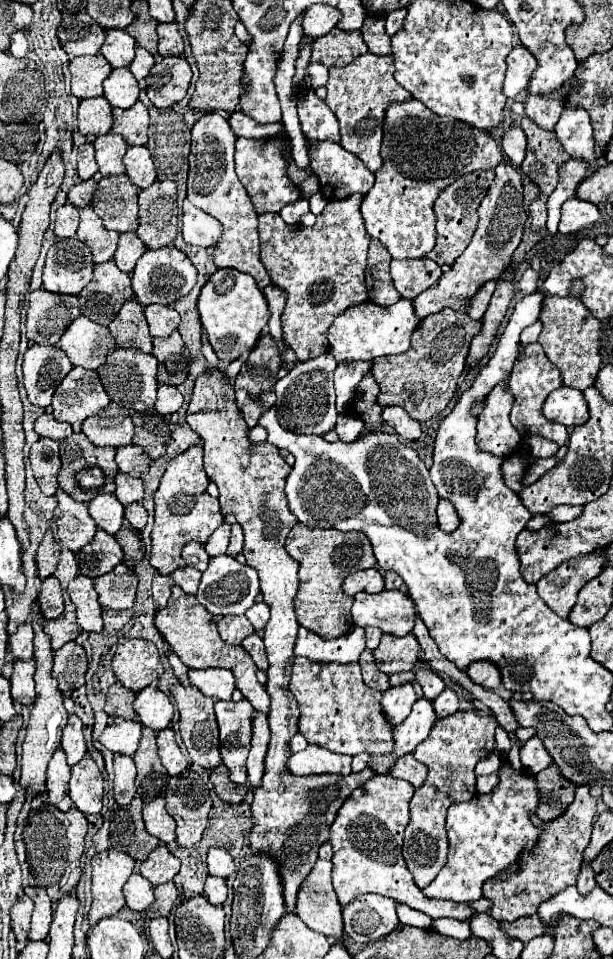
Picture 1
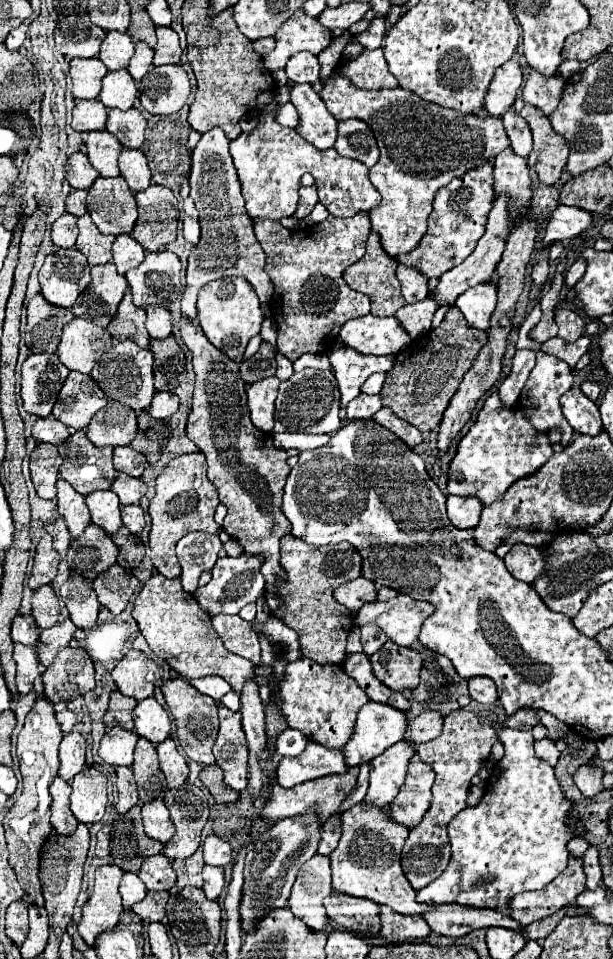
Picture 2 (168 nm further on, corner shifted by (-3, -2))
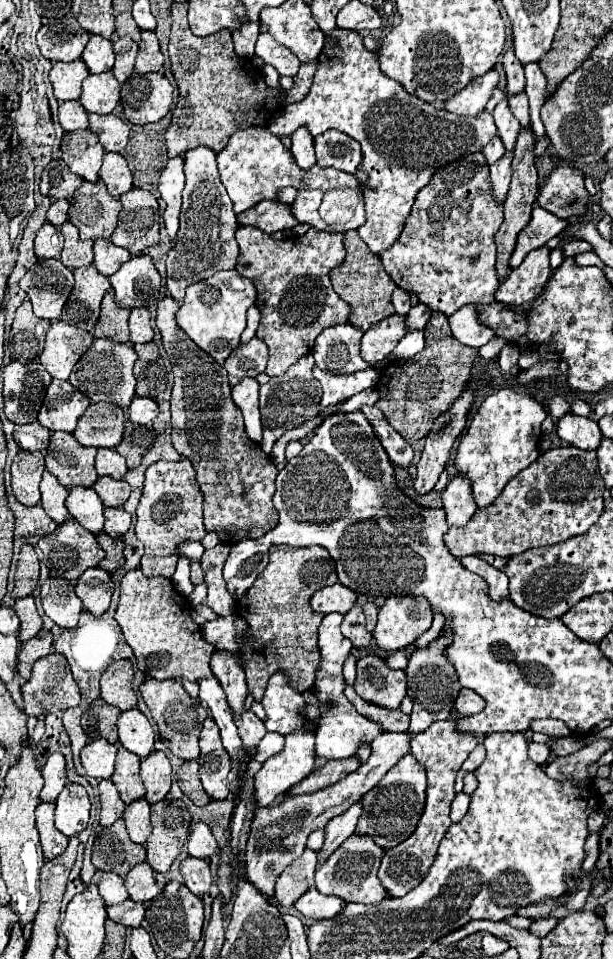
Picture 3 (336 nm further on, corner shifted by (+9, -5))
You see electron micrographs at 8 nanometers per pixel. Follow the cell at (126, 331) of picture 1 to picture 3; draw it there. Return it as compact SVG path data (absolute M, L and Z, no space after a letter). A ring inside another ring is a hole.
M109 289L101 303L101 315L95 325L93 335L99 339L111 339L117 343L129 343L129 327L127 327L129 311L117 307L113 289Z

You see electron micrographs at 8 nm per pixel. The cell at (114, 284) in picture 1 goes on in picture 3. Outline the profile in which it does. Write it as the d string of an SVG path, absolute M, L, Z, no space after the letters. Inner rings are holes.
M93 265L79 267L73 271L73 275L75 287L63 307L61 321L91 333L99 317L101 299L111 289L111 285L109 279L101 275Z

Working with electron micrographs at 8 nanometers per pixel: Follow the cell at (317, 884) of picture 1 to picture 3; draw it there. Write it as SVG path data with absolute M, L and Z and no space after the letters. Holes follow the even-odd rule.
M305 849L305 853L295 859L287 869L281 873L275 885L275 901L279 907L291 909L295 901L313 887L313 875L317 867L317 853L311 849Z

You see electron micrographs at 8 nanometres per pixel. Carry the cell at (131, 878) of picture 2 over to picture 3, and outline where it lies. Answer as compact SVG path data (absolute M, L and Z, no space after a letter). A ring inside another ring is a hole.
M103 873L101 881L97 885L99 885L99 895L105 899L107 905L117 905L117 903L129 899L129 893L123 885L123 879L115 873Z

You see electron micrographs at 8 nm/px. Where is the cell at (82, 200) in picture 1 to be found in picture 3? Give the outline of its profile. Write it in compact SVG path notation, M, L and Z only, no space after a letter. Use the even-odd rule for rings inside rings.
M55 199L47 211L47 221L61 227L67 221L67 211L69 211L69 201L67 199Z

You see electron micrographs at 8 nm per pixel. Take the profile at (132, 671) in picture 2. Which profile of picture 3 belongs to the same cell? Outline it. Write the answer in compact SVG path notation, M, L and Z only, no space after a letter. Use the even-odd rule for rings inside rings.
M127 659L115 661L101 675L101 699L119 707L121 711L137 707L137 693L133 689L133 663Z

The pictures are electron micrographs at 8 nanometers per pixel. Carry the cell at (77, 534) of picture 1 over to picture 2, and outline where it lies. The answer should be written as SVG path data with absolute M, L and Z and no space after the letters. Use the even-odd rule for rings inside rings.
M63 478L57 480L57 506L59 514L65 518L69 532L73 538L81 536L81 532L87 528L91 522L85 498Z

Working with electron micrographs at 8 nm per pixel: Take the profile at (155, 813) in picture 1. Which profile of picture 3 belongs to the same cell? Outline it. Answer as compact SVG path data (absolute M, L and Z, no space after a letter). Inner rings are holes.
M137 799L125 807L125 823L133 843L145 843L151 835L151 805L145 799Z

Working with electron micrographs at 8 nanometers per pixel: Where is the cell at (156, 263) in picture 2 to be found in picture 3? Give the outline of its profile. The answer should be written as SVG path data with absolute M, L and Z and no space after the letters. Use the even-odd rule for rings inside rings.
M149 255L131 257L109 277L119 307L151 307L161 299L161 275Z

